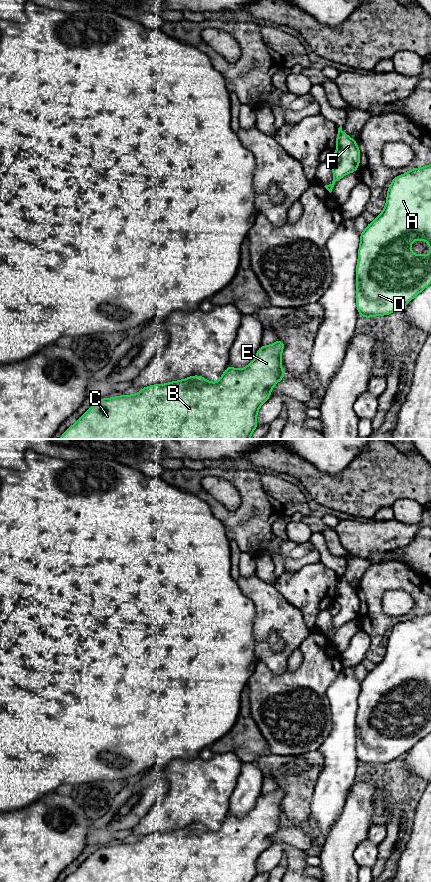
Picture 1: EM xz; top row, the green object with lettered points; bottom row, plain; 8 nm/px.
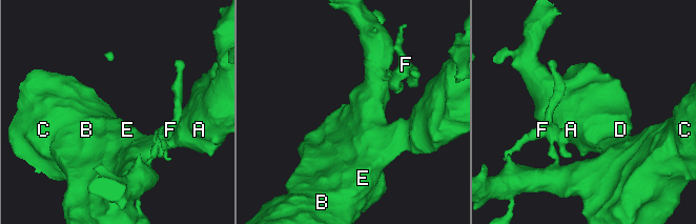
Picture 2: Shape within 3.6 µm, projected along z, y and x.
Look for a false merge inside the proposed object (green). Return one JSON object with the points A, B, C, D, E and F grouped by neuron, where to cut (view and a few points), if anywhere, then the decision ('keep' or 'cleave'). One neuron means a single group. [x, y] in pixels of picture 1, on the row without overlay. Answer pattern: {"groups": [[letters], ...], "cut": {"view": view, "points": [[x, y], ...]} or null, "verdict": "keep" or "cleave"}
{"groups": [["A", "B", "C", "D", "E"], ["F"]], "cut": {"view": "xz", "points": [[336, 601], [339, 605], [339, 611], [333, 617]]}, "verdict": "cleave"}

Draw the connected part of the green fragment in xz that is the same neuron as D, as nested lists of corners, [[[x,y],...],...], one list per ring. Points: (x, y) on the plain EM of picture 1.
[[[431,613],[421,616],[410,616],[410,619],[396,624],[387,639],[386,653],[381,662],[369,671],[365,678],[360,682],[360,694],[358,697],[358,711],[356,713],[356,754],[360,764],[370,766],[373,764],[389,763],[407,752],[427,734],[431,732],[431,703],[416,703],[411,700],[411,691],[414,688],[425,688],[429,691],[428,697],[431,698]]]

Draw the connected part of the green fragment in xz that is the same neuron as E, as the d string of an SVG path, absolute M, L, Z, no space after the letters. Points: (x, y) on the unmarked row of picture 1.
M279 787L268 794L262 793L250 812L243 817L228 813L220 828L215 831L195 823L162 833L150 833L134 843L102 846L63 882L252 882L258 875L259 856L271 845L272 836L285 825L281 814L284 795L284 790Z

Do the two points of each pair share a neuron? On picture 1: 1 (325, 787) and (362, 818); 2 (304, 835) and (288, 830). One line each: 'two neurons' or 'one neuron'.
1: two neurons
2: one neuron

